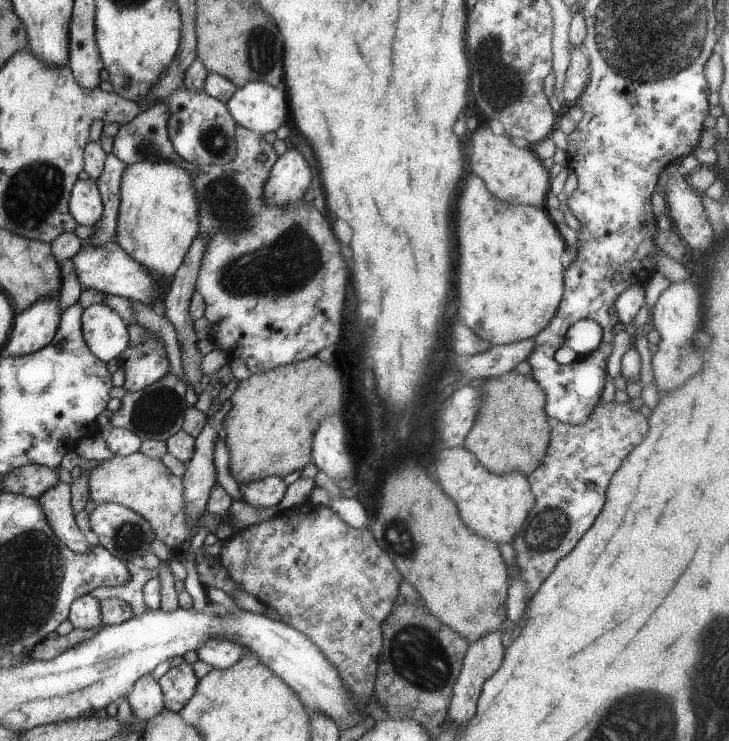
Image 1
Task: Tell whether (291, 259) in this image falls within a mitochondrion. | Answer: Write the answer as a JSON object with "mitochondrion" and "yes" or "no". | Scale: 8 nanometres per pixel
{"mitochondrion":"yes"}

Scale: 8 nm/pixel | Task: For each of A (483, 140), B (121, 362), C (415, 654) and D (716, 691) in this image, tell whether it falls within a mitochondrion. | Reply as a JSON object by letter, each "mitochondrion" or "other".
{"A":"other","B":"other","C":"mitochondrion","D":"mitochondrion"}

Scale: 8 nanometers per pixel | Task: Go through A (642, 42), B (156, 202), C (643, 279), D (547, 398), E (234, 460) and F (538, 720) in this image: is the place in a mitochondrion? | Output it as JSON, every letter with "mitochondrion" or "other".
{"A":"mitochondrion","B":"other","C":"other","D":"other","E":"other","F":"other"}

